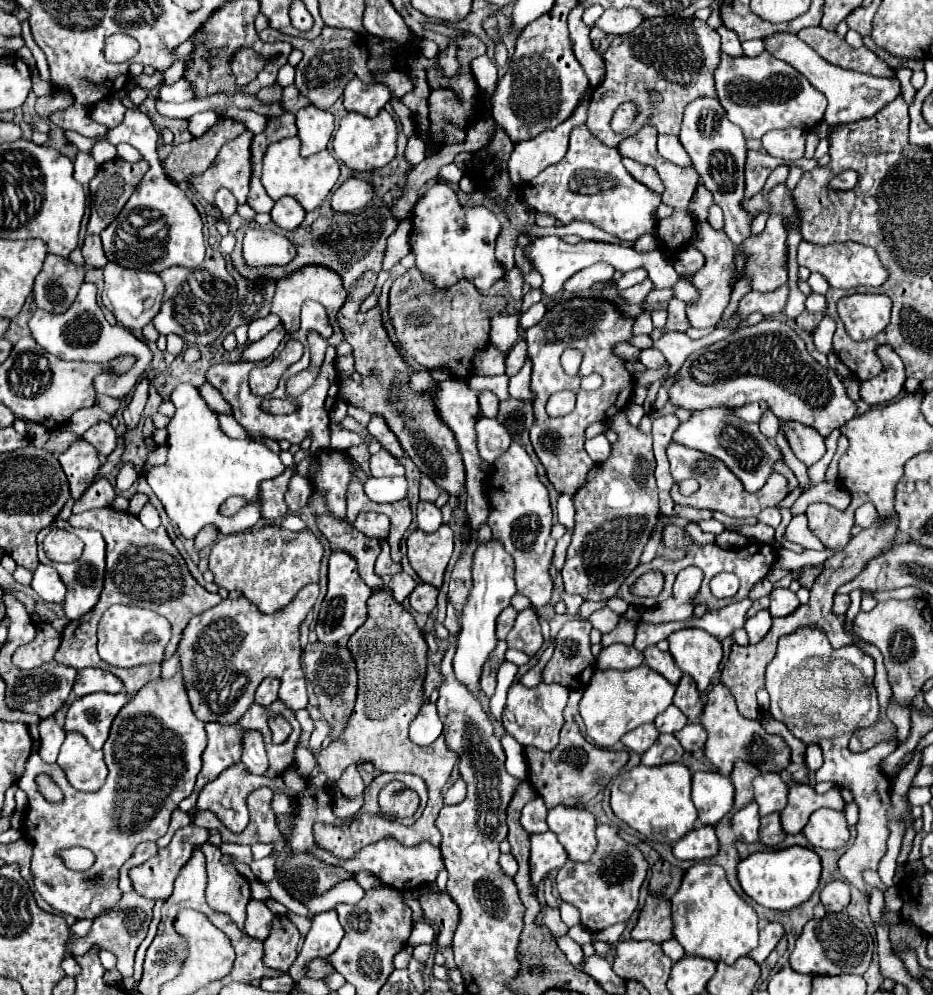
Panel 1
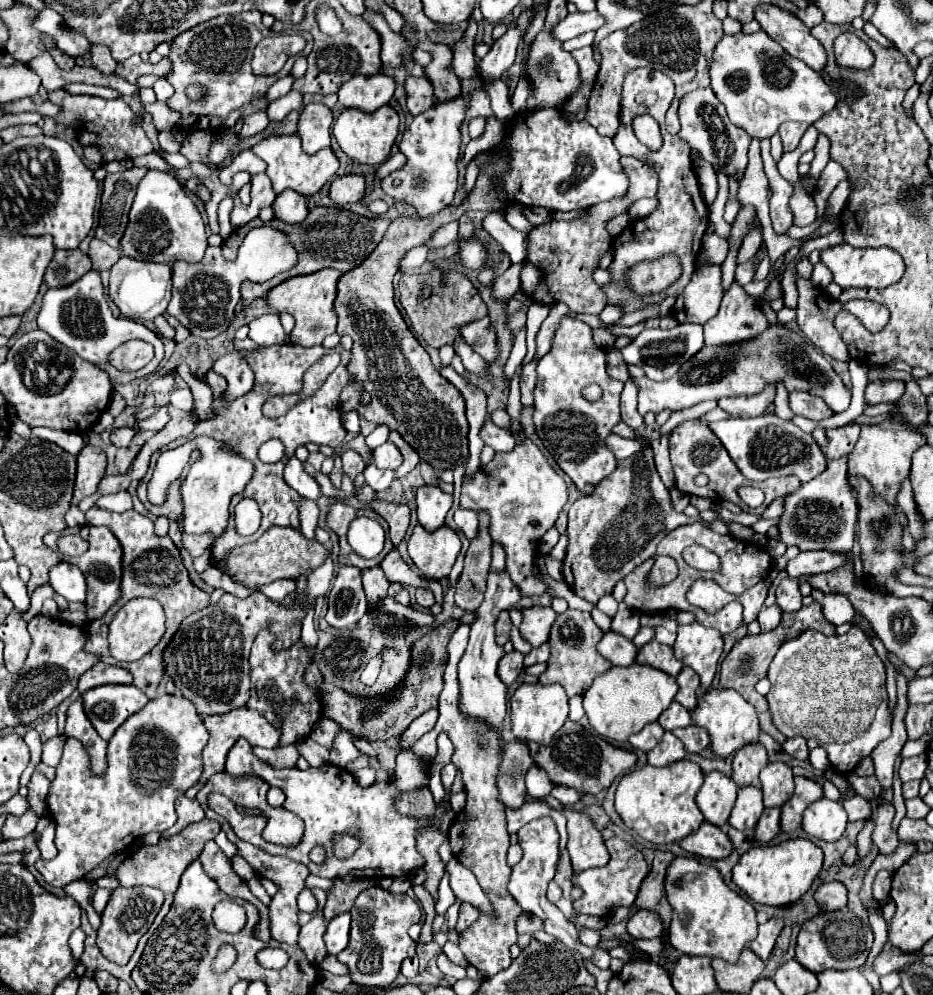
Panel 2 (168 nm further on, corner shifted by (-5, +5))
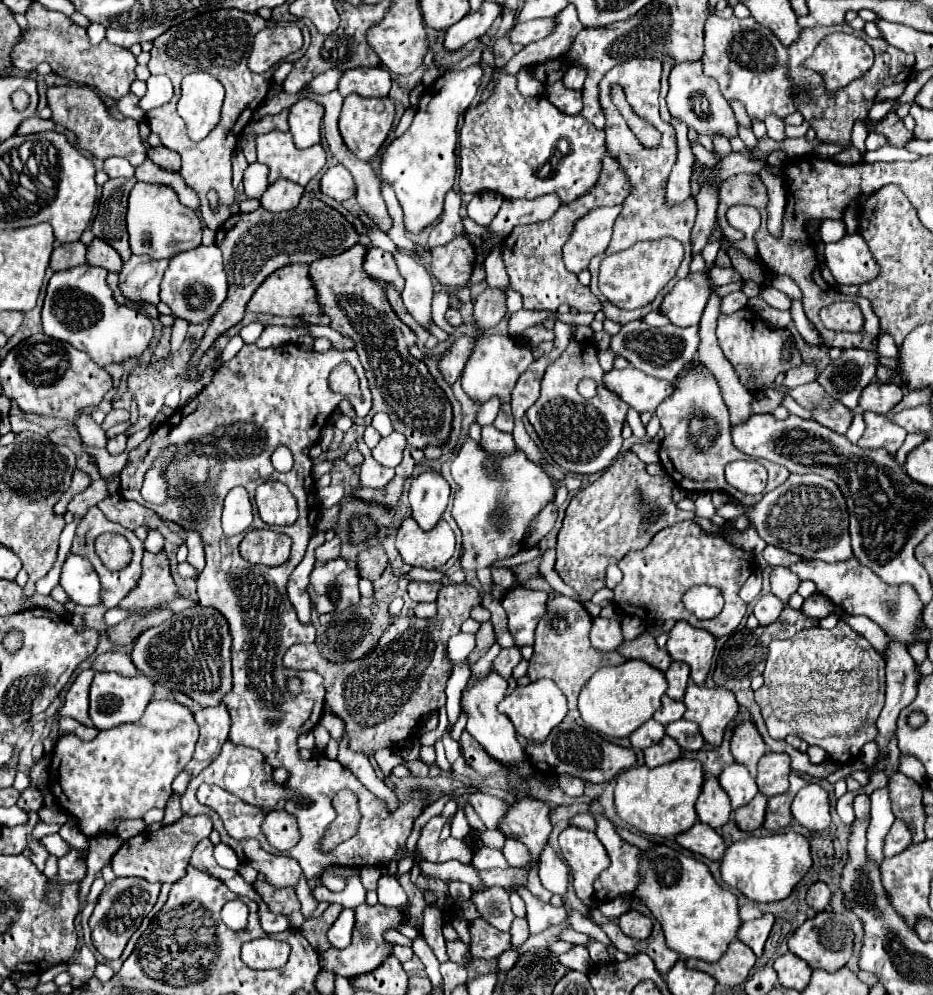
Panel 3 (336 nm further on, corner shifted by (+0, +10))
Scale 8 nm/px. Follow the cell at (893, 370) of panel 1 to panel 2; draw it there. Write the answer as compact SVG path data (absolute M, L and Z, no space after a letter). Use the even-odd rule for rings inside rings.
M874 381L866 385L866 403L898 403L904 393L904 381Z

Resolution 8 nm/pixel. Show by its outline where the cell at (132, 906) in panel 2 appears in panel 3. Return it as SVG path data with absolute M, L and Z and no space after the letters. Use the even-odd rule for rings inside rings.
M133 876L115 878L113 882L105 884L105 888L97 900L97 906L91 914L91 920L89 920L93 946L97 948L99 954L103 954L107 960L117 960L121 956L131 934L139 928L141 920L149 914L149 910L157 902L159 890L161 890L159 882L153 884L143 878L133 878Z

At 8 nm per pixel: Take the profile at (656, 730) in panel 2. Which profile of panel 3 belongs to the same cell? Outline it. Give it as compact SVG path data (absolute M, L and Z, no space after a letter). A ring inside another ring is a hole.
M649 720L639 730L635 730L631 734L631 744L633 744L633 748L641 748L643 750L643 748L649 748L649 746L657 744L663 736L665 736L663 724L655 722L655 720Z

